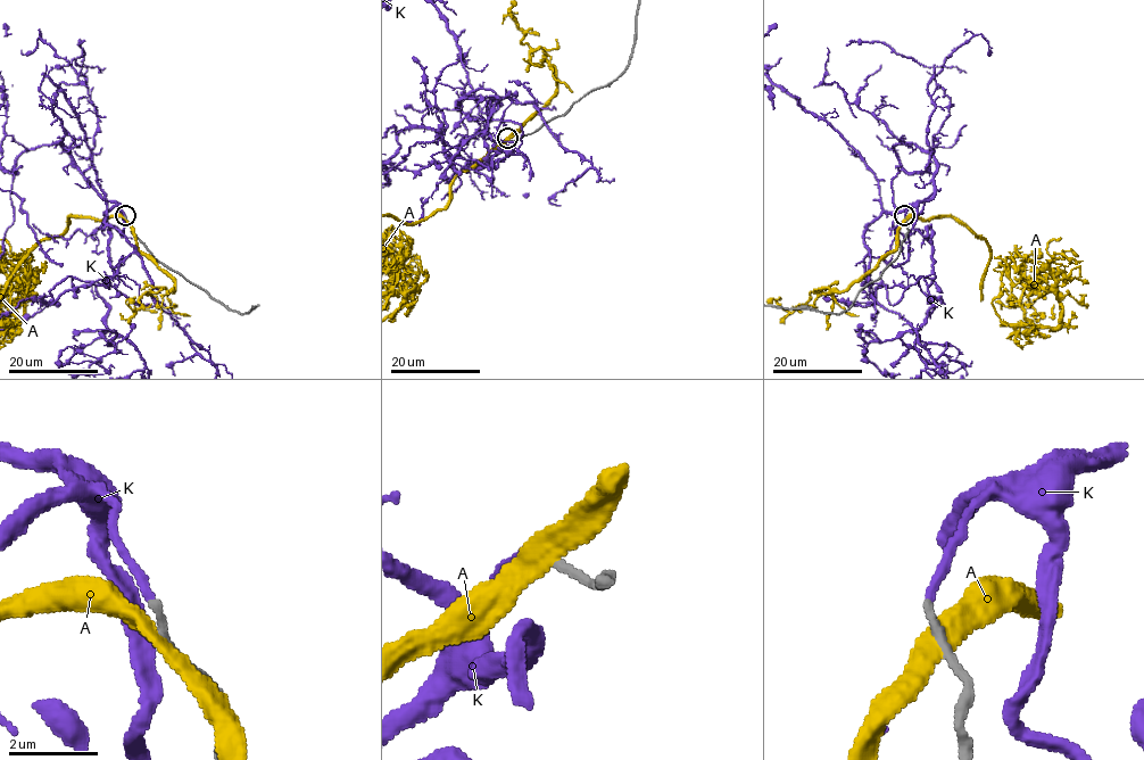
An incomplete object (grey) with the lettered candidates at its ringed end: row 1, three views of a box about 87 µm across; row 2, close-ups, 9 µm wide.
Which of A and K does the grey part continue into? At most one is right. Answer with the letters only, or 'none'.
K

